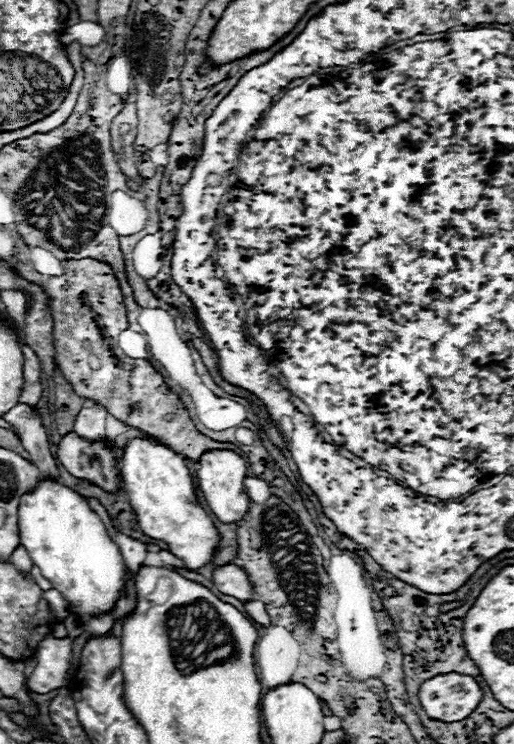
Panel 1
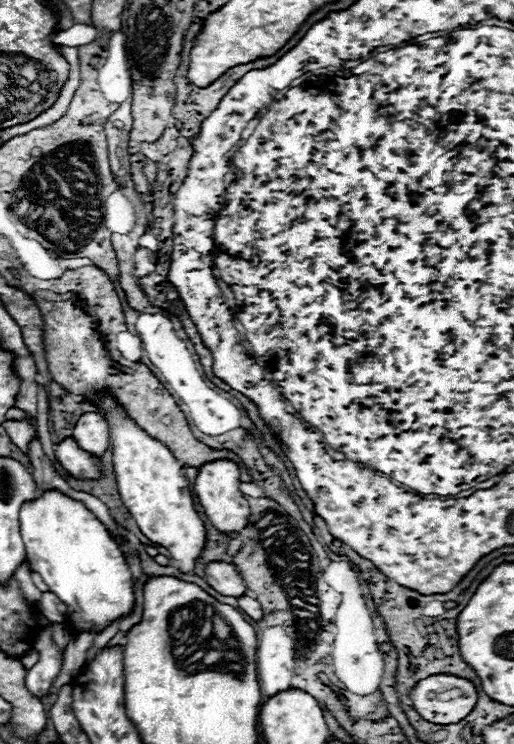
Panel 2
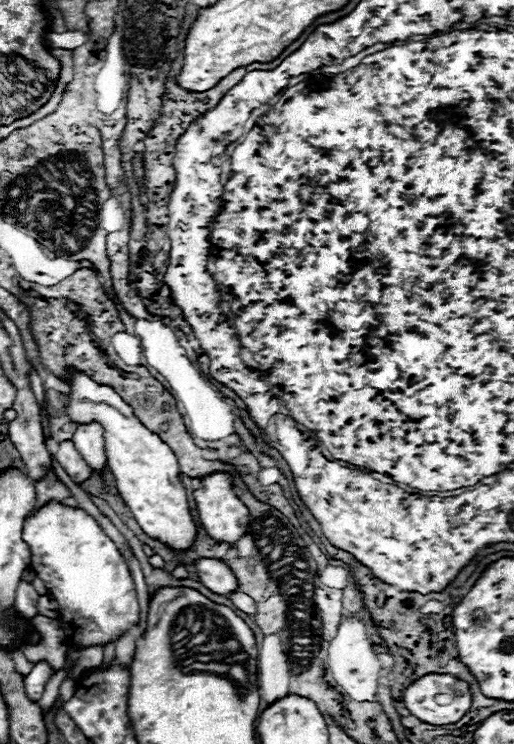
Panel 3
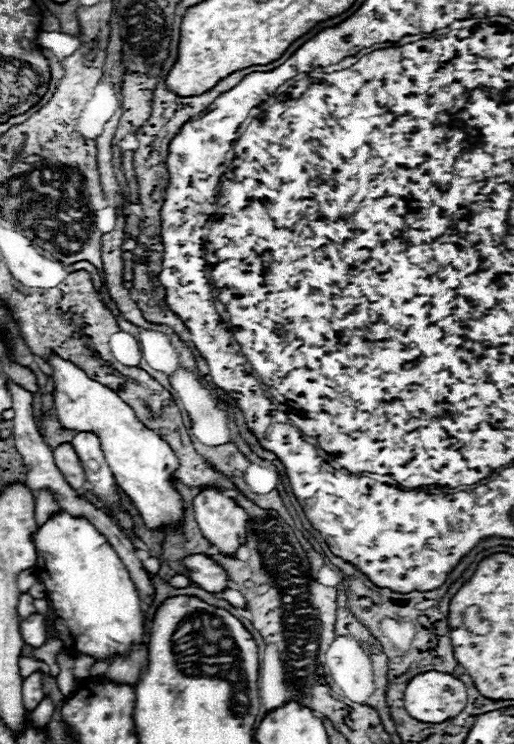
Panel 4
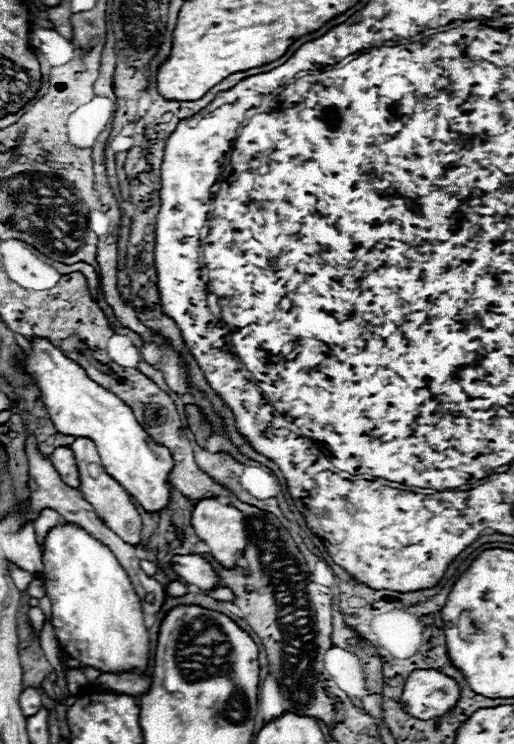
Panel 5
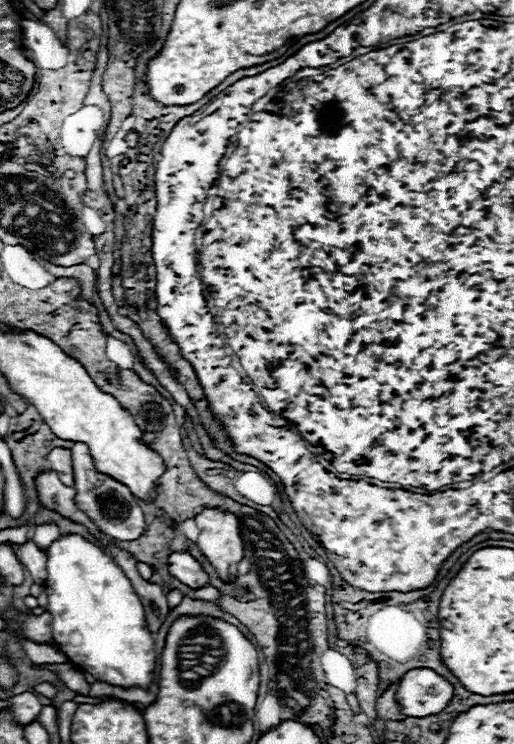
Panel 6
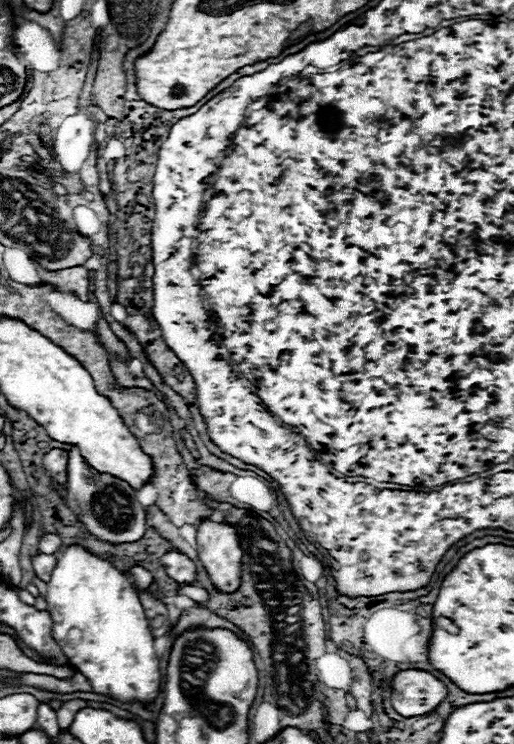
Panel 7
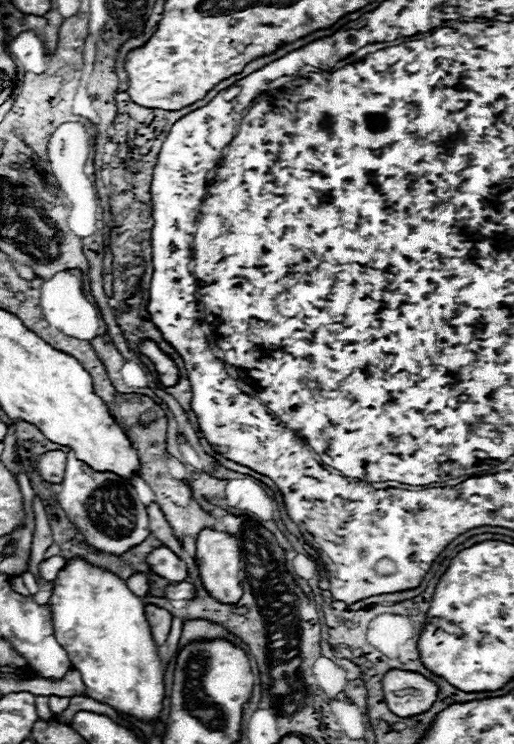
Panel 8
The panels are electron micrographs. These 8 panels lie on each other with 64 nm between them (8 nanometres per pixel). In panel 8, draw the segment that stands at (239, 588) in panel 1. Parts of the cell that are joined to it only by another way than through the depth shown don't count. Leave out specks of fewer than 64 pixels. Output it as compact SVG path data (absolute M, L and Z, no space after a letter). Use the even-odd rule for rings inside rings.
M158 546L152 554L148 554L148 564L158 576L164 576L172 582L182 582L188 576L186 562L166 546Z

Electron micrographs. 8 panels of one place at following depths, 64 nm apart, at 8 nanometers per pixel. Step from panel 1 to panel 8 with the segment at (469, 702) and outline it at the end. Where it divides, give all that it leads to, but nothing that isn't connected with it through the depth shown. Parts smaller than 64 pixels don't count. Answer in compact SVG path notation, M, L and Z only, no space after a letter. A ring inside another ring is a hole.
M390 670L384 680L384 698L400 718L410 718L430 710L438 698L438 686L426 676L410 670Z

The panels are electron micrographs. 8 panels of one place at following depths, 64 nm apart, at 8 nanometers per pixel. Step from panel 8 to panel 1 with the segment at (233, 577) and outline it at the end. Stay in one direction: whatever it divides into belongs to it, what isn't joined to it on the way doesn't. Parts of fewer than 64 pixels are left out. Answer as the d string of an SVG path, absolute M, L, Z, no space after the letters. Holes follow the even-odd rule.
M206 450L200 456L200 468L196 472L198 486L204 494L206 504L222 522L240 522L248 512L248 496L244 492L246 462L234 450Z

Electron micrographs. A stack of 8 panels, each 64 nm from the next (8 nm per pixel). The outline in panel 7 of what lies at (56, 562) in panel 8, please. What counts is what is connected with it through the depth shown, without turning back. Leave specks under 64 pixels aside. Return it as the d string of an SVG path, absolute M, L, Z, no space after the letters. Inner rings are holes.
M38 552L38 554L32 556L32 570L34 570L34 574L36 574L42 582L48 582L48 580L50 580L50 572L52 572L54 564L56 564L56 558L54 558L52 554L42 554L42 552Z

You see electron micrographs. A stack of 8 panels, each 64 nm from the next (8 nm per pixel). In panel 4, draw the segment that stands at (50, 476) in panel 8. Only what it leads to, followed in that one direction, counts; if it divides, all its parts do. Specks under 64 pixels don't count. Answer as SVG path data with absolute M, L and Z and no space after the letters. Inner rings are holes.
M70 442L60 444L60 446L54 450L54 460L56 460L56 466L60 468L60 472L64 474L66 482L68 482L72 488L82 488L82 486L84 486L84 468L82 468L80 458L78 458L78 454L74 452L74 448L72 448Z

